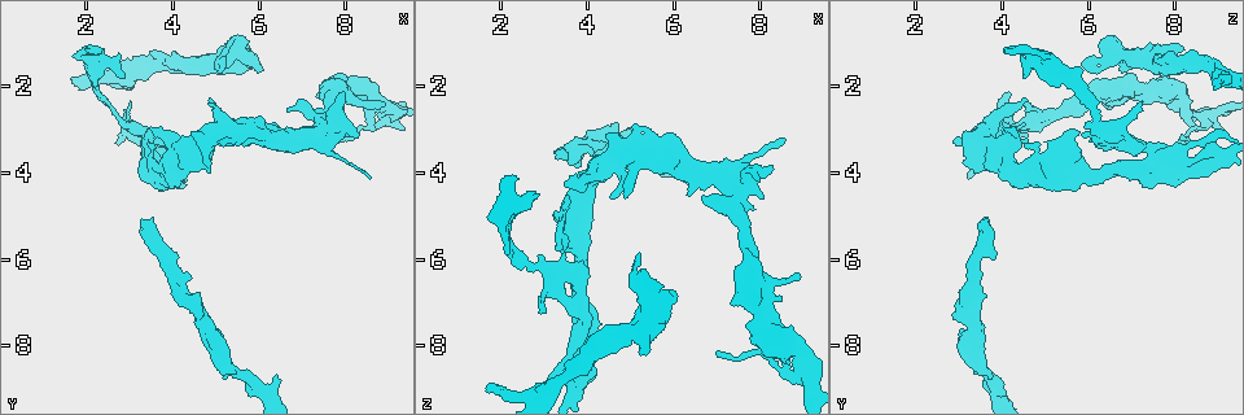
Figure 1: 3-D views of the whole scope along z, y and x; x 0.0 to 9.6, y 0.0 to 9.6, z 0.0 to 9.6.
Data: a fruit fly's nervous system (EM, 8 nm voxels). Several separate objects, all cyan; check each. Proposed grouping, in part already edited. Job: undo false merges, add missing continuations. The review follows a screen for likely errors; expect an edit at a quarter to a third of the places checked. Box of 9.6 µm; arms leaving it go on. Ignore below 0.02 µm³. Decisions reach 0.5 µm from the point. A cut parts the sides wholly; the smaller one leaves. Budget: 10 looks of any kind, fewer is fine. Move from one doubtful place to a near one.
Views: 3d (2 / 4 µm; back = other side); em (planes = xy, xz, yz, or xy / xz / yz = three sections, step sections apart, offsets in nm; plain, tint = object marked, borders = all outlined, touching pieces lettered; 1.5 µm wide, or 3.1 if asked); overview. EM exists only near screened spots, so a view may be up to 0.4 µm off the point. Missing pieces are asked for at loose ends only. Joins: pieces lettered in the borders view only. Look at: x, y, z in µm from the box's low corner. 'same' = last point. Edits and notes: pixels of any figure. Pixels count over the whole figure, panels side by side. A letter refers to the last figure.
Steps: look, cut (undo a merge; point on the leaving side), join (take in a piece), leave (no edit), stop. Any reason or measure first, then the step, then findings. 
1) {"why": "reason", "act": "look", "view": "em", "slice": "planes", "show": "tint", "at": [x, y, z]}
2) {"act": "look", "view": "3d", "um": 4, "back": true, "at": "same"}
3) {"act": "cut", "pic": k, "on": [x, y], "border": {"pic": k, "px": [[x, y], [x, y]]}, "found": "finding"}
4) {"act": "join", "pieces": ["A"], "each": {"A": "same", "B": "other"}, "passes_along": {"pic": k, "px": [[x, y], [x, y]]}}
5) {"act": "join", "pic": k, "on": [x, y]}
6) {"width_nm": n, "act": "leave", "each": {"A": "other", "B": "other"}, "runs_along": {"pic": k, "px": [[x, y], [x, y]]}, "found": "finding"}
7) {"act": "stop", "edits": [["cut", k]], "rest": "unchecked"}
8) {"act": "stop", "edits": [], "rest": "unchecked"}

{"why": "three arms meet", "act": "look", "view": "em", "slice": "planes", "show": "borders", "at": [8.55, 2.15, 8.00]}

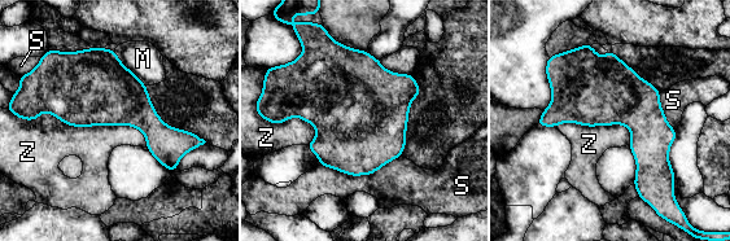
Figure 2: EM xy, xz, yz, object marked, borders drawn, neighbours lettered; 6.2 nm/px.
{"width_nm": 440, "act": "leave", "each": {"M": "other", "S": "other", "Z": "other"}, "border": {"pic": 2, "px": [[27, 119], [147, 144]]}, "found": "all the same cell"}

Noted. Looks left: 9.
{"why": "calibre changes", "act": "look", "view": "3d", "um": 4, "back": true, "at": [7.65, 2.60, 5.30]}

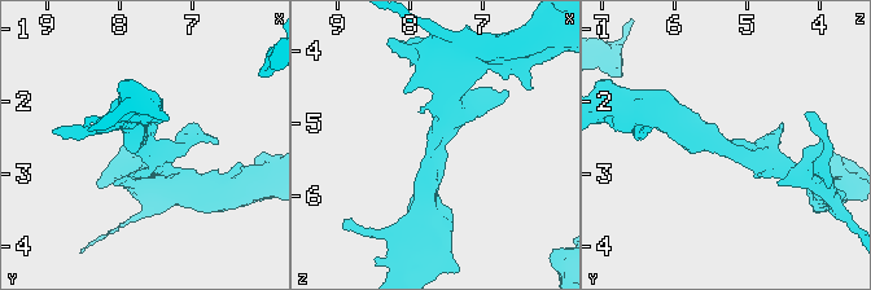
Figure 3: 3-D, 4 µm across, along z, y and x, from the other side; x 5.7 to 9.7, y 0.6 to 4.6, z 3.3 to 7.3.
{"why": "now the EM", "act": "look", "view": "em", "slice": "planes", "show": "borders", "at": [7.70, 2.60, 5.30]}

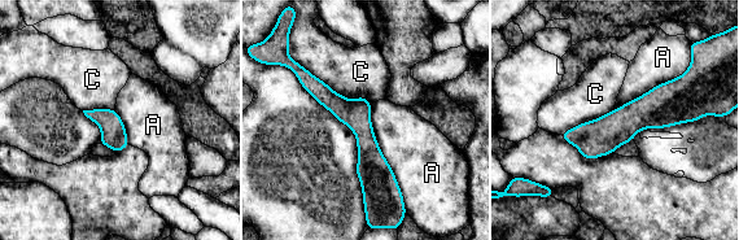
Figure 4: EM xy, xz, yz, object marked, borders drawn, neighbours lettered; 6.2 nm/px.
{"act": "leave", "each": {"A": "other", "C": "other"}, "border": {"pic": 4, "px": [[371, 104], [372, 131], [405, 205]]}, "found": "one cell here"}

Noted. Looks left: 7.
{"why": "sudden change in width", "act": "look", "view": "em", "slice": "planes", "show": "plain", "at": [3.65, 1.40, 8.70]}

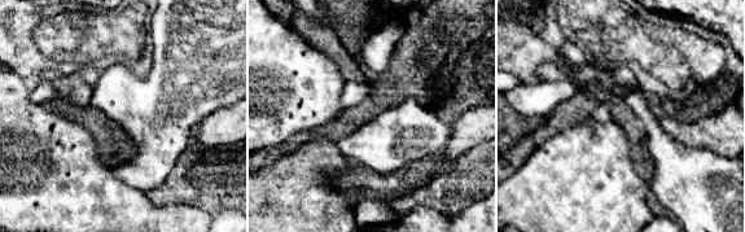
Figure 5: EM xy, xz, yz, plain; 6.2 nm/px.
{"why": "where the object lies", "act": "look", "view": "em", "slice": "planes", "show": "tint", "at": "same"}

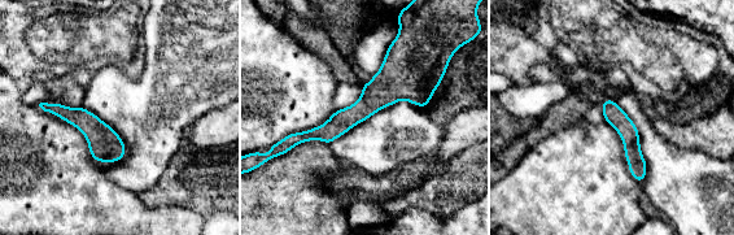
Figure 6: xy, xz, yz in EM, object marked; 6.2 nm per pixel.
{"why": "see the neighbours", "act": "look", "view": "em", "slice": "planes", "show": "borders", "at": "same"}

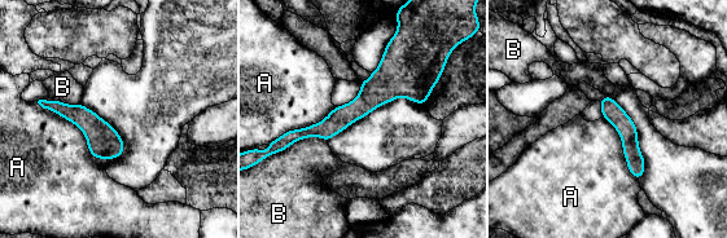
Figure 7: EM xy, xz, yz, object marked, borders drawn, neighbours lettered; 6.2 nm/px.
{"act": "leave", "each": {"A": "other", "B": "other"}, "runs_along": {"pic": 7, "px": [[433, 79], [290, 136]]}, "found": "continuous, no second cell"}

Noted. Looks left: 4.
{"why": "thin neck", "act": "look", "view": "em", "slice": "yz", "step": 4, "show": "tint", "at": [5.55, 8.55, 3.70]}

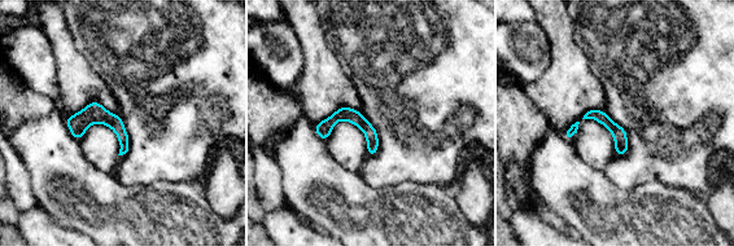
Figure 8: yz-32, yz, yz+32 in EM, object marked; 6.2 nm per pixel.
{"why": "another direction", "act": "look", "view": "em", "slice": "xy", "step": 4, "show": "borders", "at": "same"}

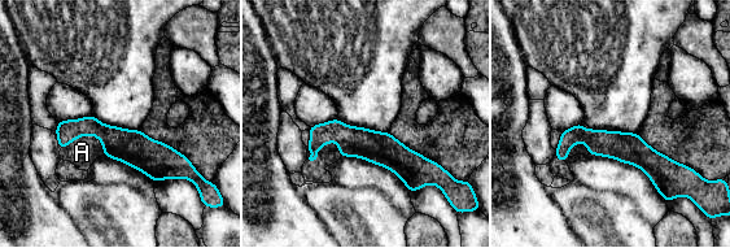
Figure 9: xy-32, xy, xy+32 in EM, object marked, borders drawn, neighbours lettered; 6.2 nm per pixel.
{"act": "leave", "each": {"A": "other"}, "found": "one cell here"}

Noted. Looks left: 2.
{"act": "stop", "edits": [], "rest": "unchecked"}

